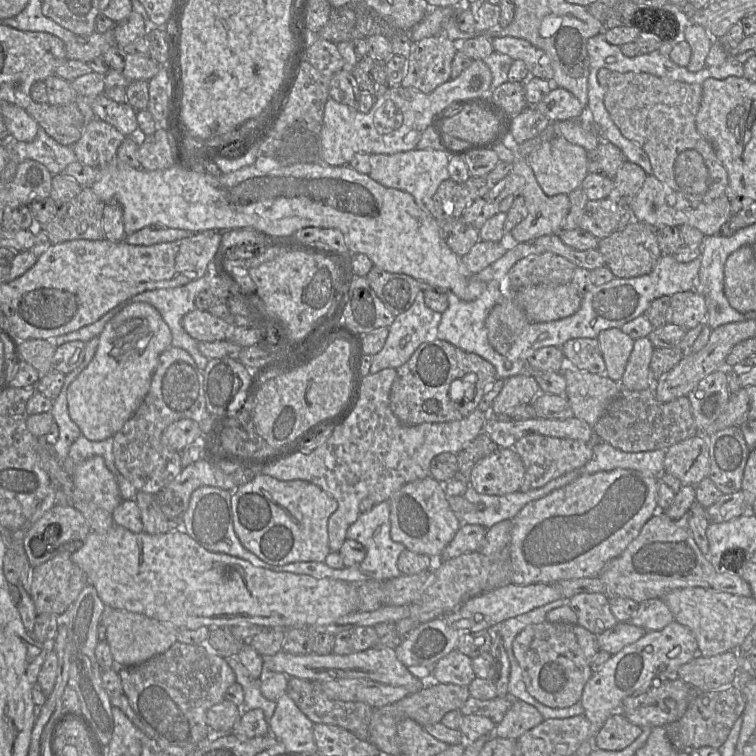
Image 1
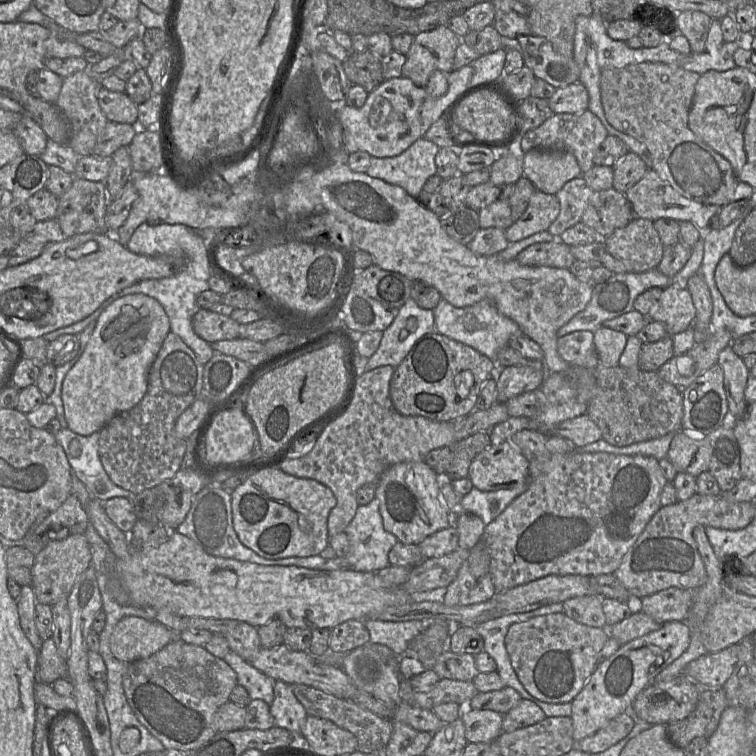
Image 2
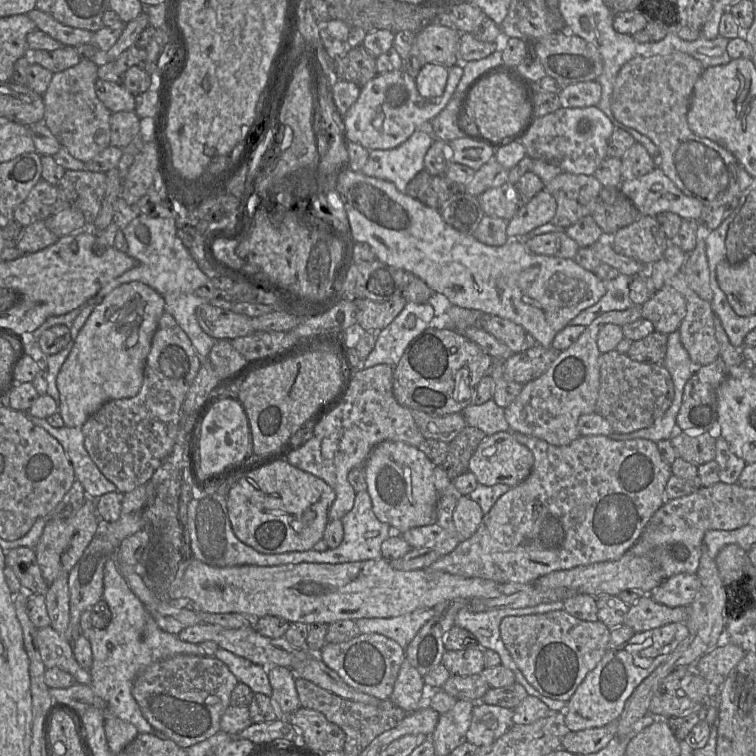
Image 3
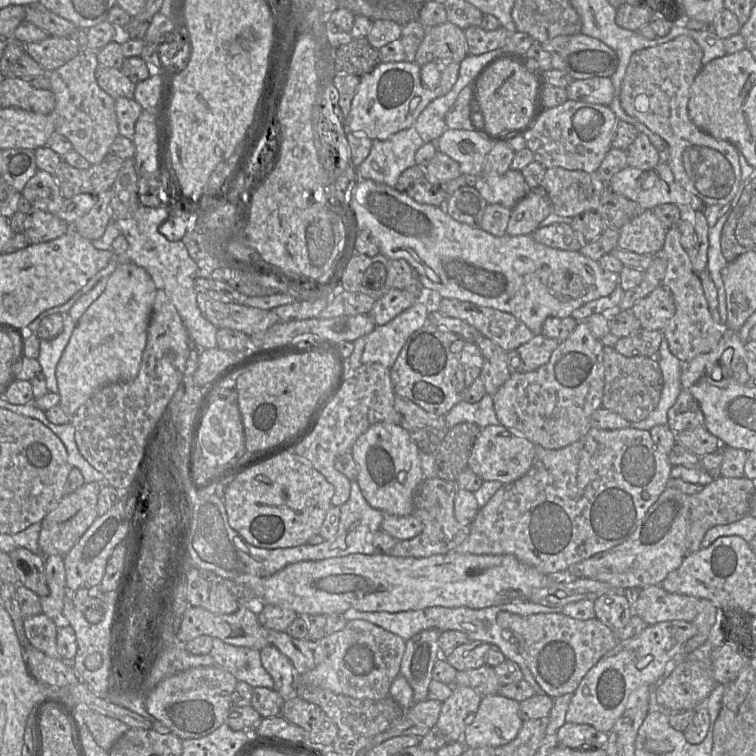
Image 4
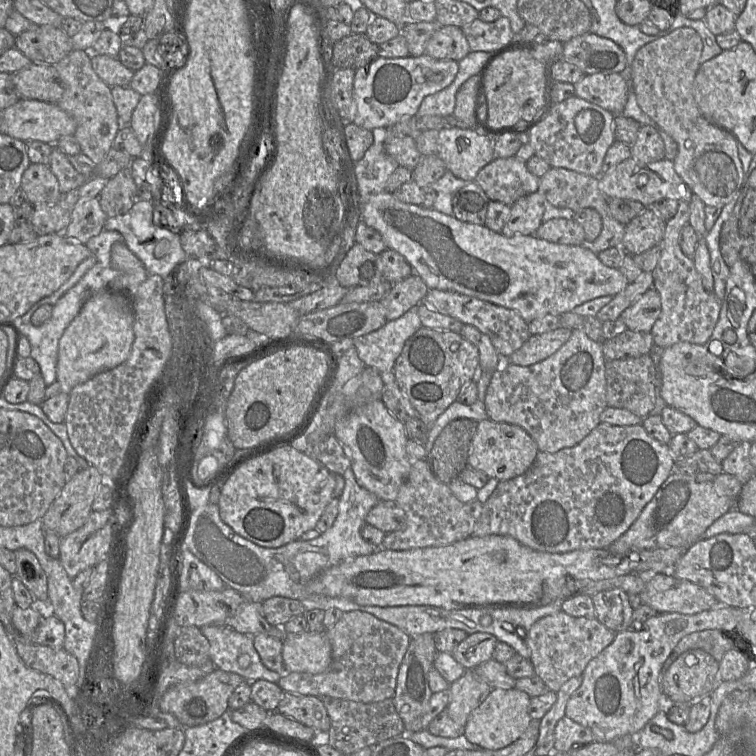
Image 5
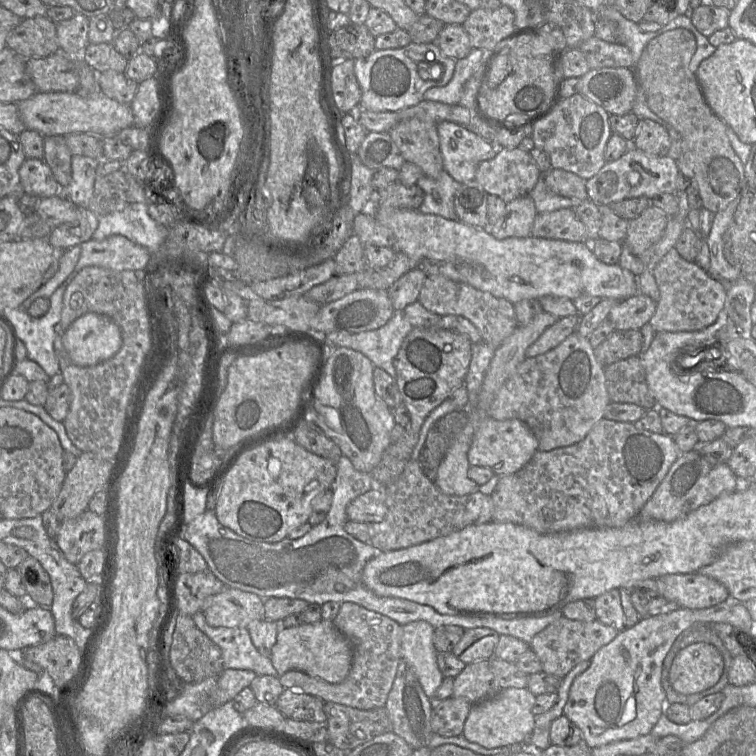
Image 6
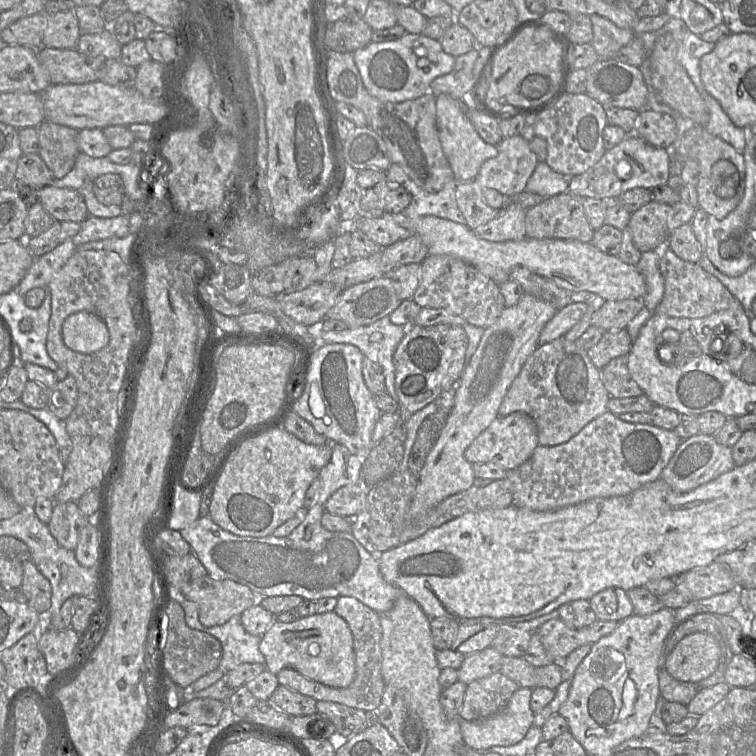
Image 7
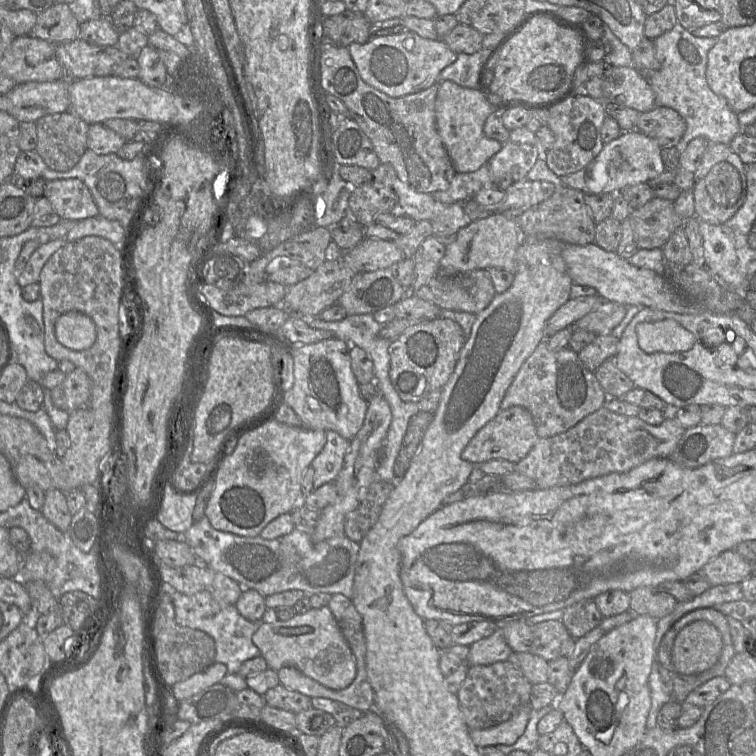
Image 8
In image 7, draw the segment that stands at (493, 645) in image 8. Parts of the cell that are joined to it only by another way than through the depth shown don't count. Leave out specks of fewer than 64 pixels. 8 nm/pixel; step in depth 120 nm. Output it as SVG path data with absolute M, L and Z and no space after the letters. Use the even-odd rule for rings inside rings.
M492 646L465 656L458 669L458 680L465 684L500 671L504 657Z

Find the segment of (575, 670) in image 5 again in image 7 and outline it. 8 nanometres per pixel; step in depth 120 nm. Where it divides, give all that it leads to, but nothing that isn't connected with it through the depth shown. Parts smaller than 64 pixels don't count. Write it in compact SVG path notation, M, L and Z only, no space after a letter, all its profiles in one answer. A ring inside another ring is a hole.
M560 618L545 622L537 631L541 643L554 662L562 662L570 653L586 644L594 644L611 634L618 626L616 621L596 620L591 625L574 629Z

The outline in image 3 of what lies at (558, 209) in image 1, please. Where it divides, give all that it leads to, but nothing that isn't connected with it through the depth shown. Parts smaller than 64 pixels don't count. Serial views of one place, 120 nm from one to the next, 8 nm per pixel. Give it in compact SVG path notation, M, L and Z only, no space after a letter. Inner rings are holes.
M545 189L539 191L528 203L521 204L509 220L506 233L509 239L521 239L533 229L551 222L557 203Z

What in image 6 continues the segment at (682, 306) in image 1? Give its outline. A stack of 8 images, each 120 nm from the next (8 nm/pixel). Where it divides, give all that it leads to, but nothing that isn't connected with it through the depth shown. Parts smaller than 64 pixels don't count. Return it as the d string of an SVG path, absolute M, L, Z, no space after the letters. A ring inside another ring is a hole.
M637 293L619 301L610 311L608 320L615 330L640 330L650 323L655 314L657 302L649 296Z

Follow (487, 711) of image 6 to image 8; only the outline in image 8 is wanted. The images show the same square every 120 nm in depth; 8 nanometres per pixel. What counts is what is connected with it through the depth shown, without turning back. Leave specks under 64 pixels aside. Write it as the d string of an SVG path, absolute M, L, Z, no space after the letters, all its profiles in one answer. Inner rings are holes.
M524 705L509 720L486 729L469 730L469 736L477 748L496 745L512 745L524 733L533 708Z

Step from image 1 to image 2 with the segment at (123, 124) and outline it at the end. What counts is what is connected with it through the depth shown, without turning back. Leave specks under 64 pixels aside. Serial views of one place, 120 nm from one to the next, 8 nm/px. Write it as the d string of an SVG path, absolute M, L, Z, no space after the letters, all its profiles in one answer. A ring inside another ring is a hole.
M99 86L96 96L108 121L132 125L137 123L137 105L125 92L110 91Z

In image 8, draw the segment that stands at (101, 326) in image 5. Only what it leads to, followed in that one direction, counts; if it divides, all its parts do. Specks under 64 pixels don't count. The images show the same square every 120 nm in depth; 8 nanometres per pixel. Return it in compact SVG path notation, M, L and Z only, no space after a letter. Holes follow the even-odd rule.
M72 310L57 318L55 335L58 342L66 348L83 351L95 343L97 330L92 318L80 311Z

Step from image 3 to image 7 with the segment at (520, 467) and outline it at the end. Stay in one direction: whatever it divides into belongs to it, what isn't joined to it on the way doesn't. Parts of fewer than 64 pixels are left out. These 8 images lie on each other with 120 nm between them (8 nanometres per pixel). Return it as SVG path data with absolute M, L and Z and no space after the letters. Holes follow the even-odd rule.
M523 412L497 417L465 450L464 456L471 464L494 463L506 470L519 467L527 461L538 446L537 426Z

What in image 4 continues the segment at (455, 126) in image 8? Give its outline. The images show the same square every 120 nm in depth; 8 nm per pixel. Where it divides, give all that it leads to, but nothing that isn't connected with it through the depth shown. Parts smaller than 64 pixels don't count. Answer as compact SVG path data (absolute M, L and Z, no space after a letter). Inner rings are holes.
M446 129L436 141L437 150L455 160L461 173L476 178L494 144L474 130Z

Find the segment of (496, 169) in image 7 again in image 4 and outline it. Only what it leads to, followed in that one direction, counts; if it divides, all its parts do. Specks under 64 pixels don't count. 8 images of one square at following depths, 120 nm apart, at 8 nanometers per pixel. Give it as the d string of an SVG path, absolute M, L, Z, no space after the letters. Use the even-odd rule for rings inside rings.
M509 169L502 175L479 175L473 185L488 204L499 204L512 210L529 192L521 171Z

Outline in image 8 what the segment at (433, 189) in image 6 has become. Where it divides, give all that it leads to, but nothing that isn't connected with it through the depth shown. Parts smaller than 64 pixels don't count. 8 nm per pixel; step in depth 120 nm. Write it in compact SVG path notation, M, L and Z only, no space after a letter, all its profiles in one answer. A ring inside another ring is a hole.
M399 178L395 179L391 188L398 201L390 213L394 216L407 216L415 222L428 220L432 225L433 235L442 242L453 238L471 222L461 202L441 203L432 194L417 192Z

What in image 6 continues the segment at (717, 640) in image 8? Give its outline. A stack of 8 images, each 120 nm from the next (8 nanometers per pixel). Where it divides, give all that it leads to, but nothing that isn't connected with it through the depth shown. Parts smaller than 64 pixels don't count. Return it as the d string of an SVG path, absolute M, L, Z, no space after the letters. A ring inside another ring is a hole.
M697 642L677 653L669 670L669 682L678 693L696 694L713 687L723 671L720 652L709 643Z

